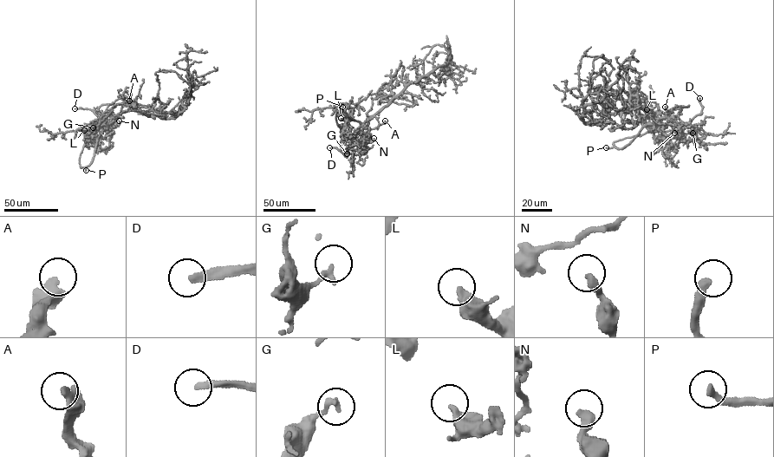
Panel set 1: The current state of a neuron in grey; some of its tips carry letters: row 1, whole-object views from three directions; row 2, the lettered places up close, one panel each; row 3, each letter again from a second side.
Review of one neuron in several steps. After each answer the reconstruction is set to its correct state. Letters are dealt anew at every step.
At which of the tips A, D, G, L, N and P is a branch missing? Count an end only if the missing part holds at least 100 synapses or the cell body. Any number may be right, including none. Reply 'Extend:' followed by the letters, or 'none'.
Extend: D, P

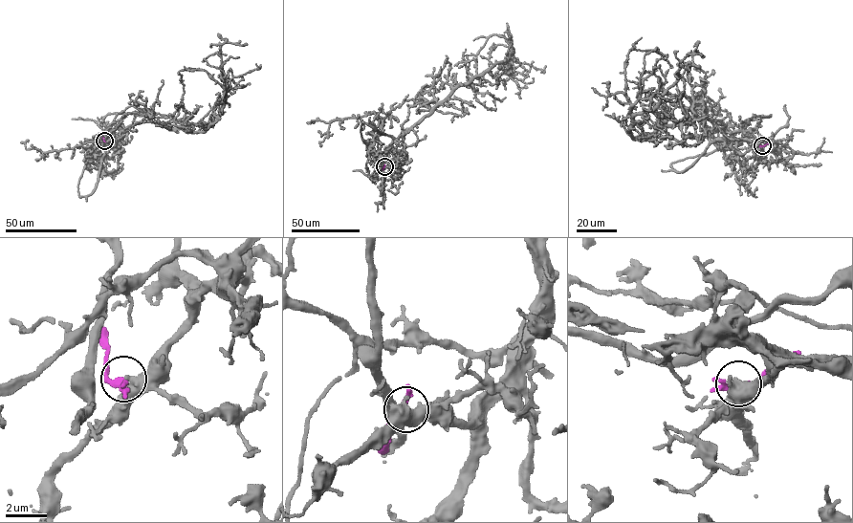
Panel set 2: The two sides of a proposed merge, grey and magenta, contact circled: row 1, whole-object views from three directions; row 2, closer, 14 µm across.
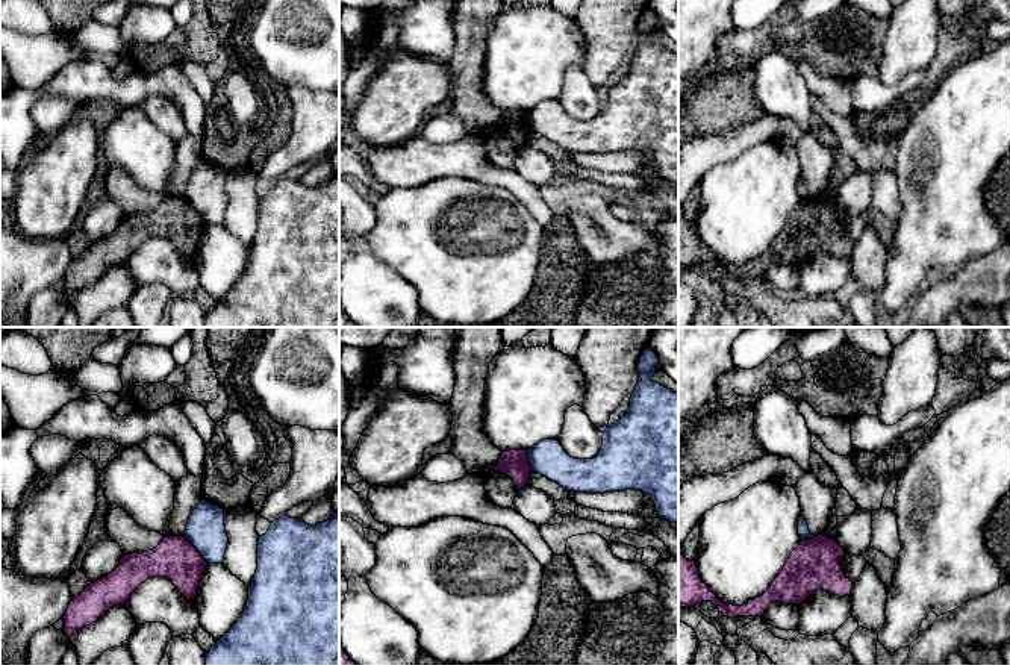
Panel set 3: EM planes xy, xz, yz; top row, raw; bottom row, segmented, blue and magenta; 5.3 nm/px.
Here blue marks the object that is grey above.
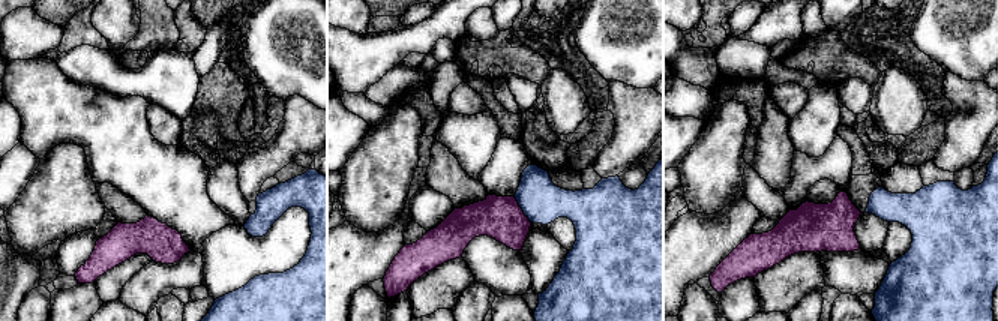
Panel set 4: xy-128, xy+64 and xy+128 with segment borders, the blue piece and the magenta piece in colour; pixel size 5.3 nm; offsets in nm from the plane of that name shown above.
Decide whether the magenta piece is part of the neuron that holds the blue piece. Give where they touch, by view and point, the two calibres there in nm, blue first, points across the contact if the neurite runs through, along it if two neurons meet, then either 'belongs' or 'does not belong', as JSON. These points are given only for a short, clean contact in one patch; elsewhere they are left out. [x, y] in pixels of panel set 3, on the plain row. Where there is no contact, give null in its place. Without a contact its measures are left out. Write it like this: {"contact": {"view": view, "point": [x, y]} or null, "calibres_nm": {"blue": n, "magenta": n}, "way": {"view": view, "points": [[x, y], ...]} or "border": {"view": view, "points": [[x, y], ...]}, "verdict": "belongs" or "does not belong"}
{"contact": {"view": "xy", "point": [197, 211]}, "calibres_nm": {"blue": 200, "magenta": 220}, "border": {"view": "xy", "points": [[183, 197], [208, 223]]}, "verdict": "does not belong"}

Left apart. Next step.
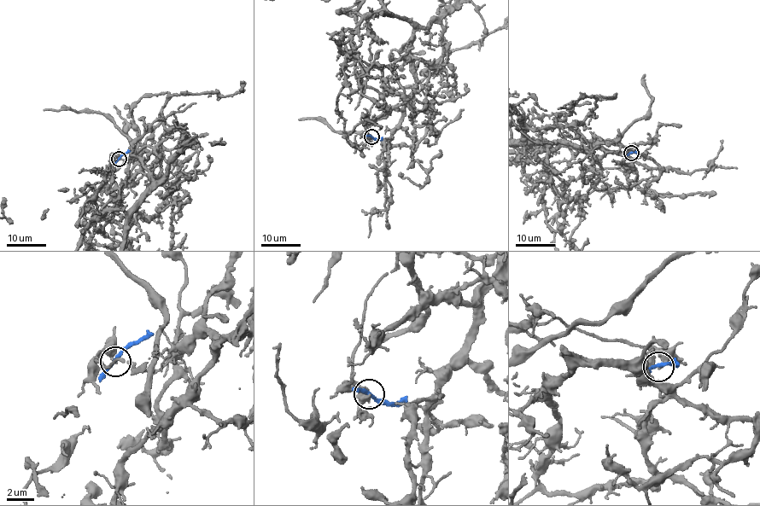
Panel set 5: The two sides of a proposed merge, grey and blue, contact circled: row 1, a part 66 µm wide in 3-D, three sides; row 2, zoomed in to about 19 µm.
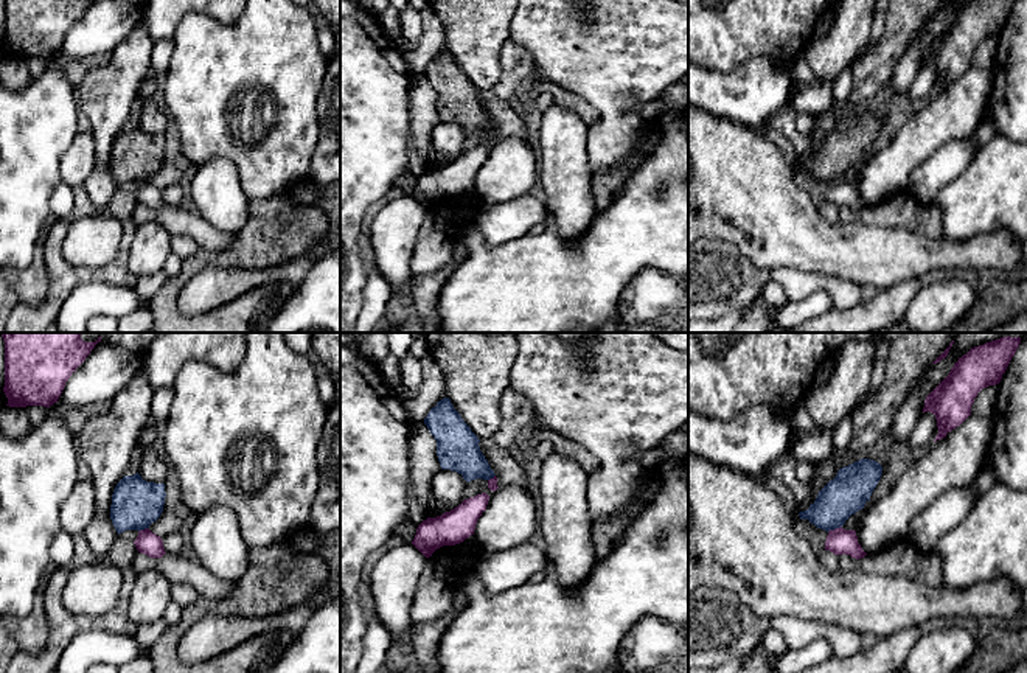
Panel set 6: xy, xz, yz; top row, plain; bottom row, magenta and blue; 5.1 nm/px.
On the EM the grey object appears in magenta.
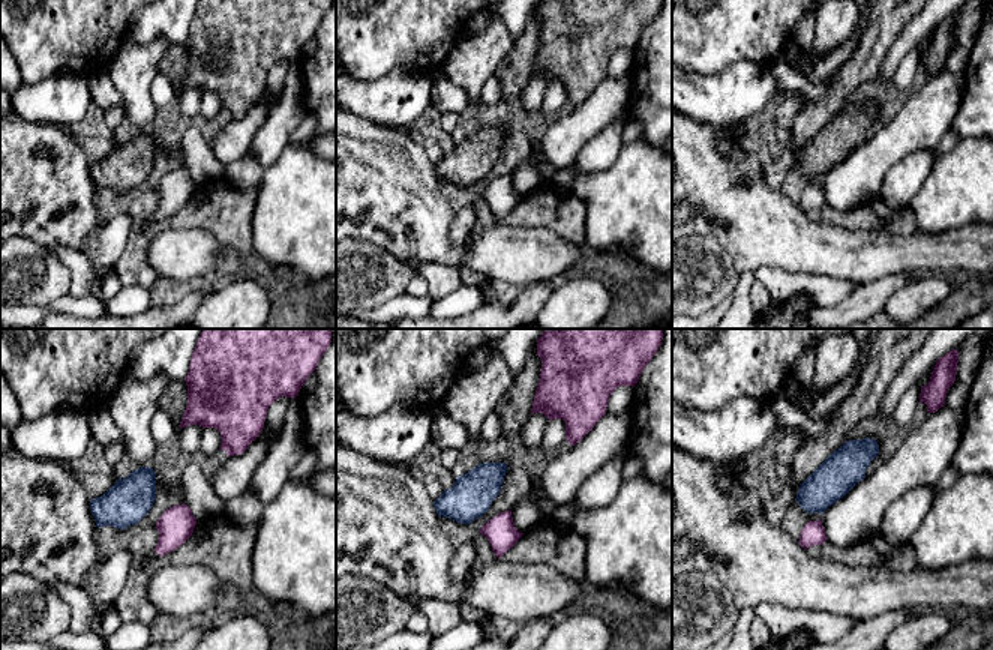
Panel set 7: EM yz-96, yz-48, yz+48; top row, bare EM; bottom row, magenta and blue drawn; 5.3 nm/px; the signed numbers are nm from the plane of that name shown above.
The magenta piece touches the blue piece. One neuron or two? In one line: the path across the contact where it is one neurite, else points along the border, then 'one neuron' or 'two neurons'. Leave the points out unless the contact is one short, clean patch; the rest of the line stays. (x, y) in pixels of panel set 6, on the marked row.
along yz (841, 526), (828, 532) | two neurons

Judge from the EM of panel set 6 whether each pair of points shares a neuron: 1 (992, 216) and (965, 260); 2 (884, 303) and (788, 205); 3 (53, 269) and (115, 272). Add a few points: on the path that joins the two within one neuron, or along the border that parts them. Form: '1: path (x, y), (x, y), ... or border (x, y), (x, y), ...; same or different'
1: border (1010, 233), (992, 230), (964, 240), (945, 237); different
2: border (911, 278), (897, 282), (877, 292); different
3: path (69, 271), (100, 274); same

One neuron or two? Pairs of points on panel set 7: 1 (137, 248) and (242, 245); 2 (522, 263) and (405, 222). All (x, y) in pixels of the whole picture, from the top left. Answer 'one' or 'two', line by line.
1: one
2: one

